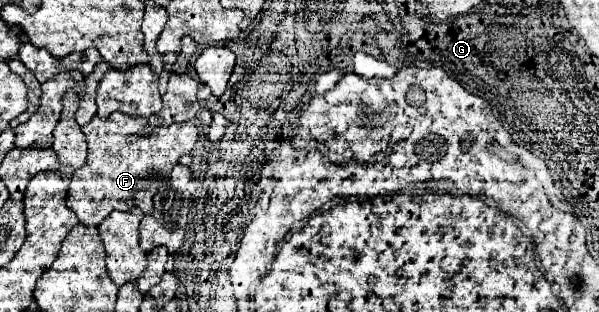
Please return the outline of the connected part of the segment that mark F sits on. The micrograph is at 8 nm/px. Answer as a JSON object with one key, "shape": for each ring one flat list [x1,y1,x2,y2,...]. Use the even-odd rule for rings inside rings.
{"shape":[[113,112,107,118,93,116,93,120,83,126,83,134,89,144,87,160,85,164,73,174,71,186,67,190,67,208,71,208,81,224,87,224,91,228,97,228,113,210,127,210,131,206,139,206,145,214,153,210,153,196,159,188,165,186,169,180,169,174,177,160,183,154,189,154,197,142,197,128,193,122,185,124,171,124,171,126,157,126,149,136,139,136,143,130,143,118,141,116,127,116,121,112]]}

